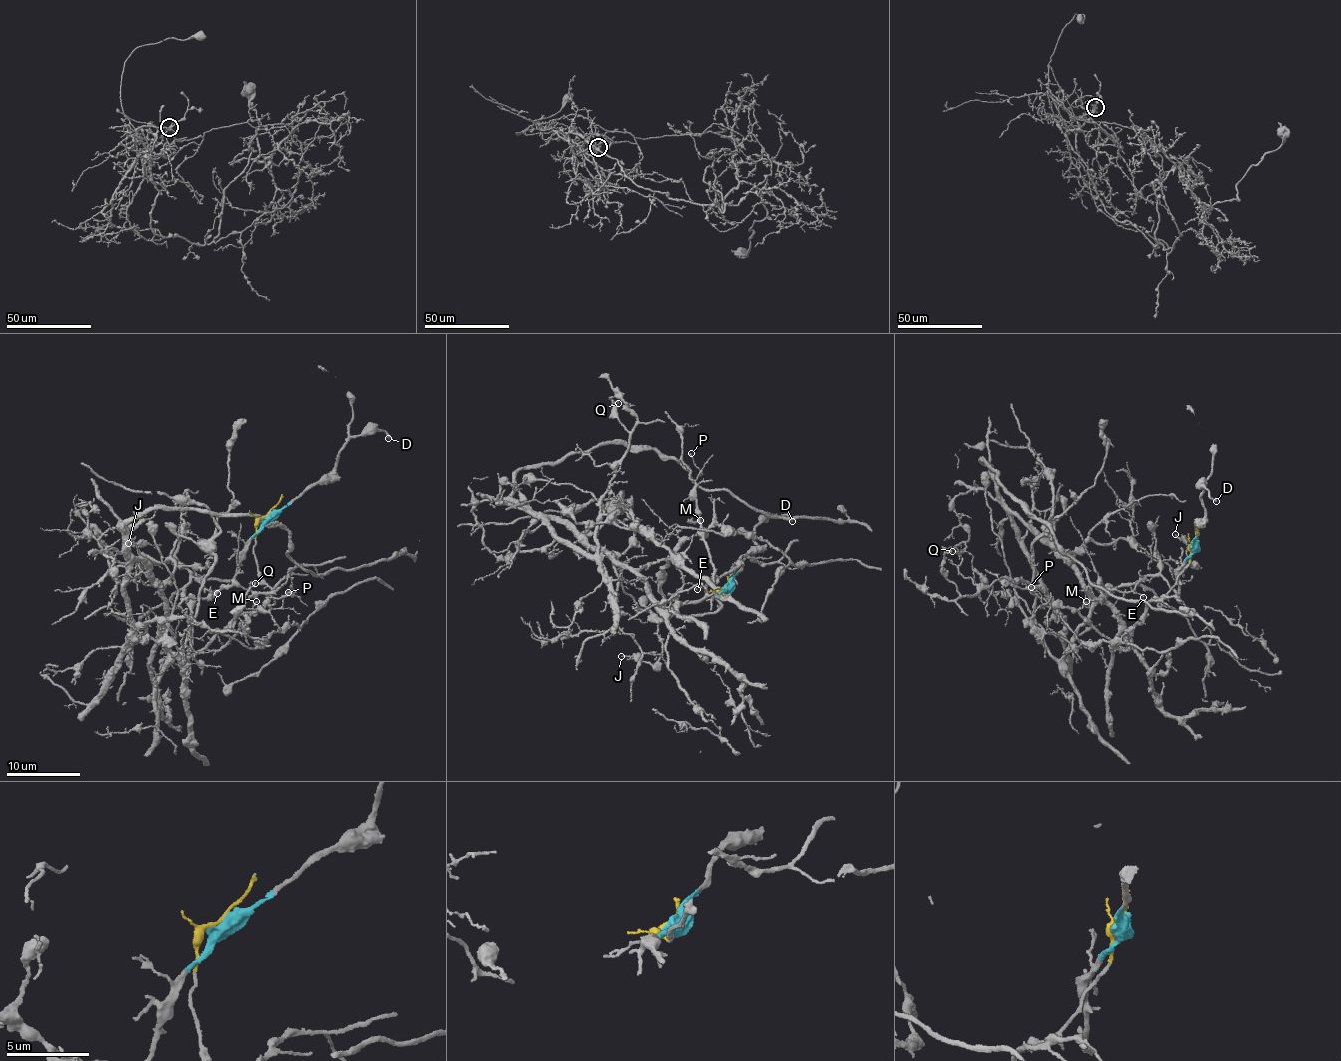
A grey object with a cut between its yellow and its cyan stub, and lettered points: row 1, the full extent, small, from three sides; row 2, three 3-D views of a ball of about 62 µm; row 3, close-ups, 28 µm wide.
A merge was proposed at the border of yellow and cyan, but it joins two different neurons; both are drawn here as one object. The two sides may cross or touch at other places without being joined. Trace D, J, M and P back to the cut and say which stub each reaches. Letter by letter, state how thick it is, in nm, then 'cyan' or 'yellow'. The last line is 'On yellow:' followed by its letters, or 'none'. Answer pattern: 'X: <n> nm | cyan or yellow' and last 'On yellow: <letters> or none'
D: 180 nm | cyan
J: 110 nm | cyan
M: 130 nm | yellow
P: 130 nm | yellow
On yellow: M, P

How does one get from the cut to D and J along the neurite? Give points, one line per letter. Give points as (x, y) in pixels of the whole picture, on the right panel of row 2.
D: (1194, 544), (1197, 546), (1194, 541), (1199, 533), (1194, 525), (1204, 517), (1200, 486), (1208, 489), (1215, 501)
J: (1194, 544), (1180, 568), (1178, 595), (1160, 572), (1163, 559), (1191, 562), (1186, 544), (1174, 535)

